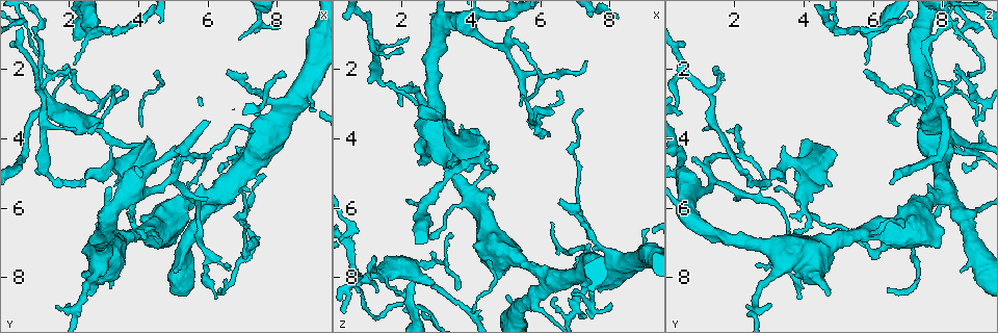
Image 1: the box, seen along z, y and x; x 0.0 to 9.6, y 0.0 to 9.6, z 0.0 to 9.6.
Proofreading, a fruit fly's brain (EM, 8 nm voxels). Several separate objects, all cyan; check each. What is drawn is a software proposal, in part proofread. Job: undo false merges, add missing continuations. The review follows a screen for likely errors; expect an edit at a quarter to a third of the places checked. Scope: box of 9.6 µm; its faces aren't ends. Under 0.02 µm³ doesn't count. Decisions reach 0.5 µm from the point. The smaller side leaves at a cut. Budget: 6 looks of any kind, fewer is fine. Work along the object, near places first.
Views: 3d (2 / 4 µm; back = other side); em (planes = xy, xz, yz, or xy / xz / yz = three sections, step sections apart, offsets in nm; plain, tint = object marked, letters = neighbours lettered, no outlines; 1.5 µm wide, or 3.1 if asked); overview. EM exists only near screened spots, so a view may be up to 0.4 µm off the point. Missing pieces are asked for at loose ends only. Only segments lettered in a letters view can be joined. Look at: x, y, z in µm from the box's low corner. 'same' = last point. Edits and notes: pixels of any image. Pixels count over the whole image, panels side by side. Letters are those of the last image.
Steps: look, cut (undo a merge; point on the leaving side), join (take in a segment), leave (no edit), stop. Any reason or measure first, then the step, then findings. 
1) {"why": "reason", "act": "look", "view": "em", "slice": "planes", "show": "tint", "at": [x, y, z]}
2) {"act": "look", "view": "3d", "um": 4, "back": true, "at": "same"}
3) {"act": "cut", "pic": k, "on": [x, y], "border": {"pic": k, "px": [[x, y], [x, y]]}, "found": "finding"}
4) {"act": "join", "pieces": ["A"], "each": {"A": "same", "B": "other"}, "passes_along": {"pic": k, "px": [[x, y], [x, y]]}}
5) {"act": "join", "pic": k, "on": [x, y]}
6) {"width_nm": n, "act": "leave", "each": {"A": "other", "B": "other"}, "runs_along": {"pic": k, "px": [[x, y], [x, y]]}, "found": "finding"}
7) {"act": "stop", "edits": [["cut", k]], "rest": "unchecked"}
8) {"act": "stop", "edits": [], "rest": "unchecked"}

{"why": "tapers out", "act": "look", "view": "3d", "um": 4, "at": [7.30, 3.85, 1.85]}

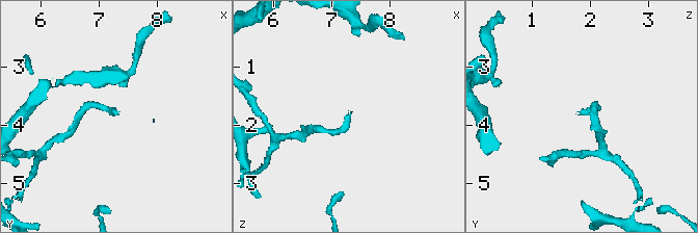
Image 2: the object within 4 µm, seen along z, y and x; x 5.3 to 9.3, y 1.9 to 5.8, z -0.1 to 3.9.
{"why": "now the EM", "act": "look", "view": "em", "slice": "planes", "show": "letters", "at": [7.25, 3.80, 1.80]}

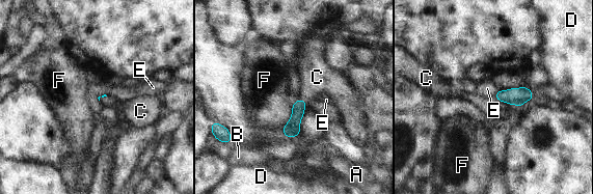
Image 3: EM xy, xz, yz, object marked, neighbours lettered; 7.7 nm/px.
{"act": "join", "pieces": ["C"], "each": {"A": "other", "B": "other", "C": "same", "D": "other", "E": "other", "F": "other"}, "passes_along": {"pic": 3, "px": [[292, 129], [302, 100], [317, 77]]}, "found": "it goes on there"}

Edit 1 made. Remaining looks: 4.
{"why": "redraw", "act": "look", "view": "overview"}

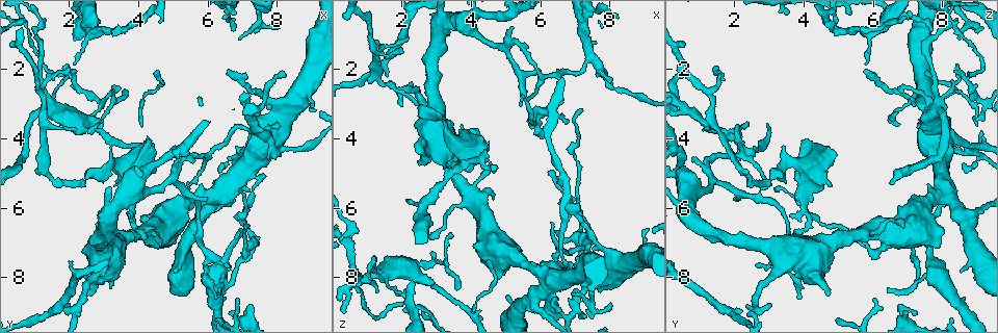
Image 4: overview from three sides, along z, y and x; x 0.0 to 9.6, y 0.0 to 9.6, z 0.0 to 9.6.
{"why": "tapers out", "act": "look", "view": "em", "slice": "planes", "show": "letters", "at": [6.00, 5.75, 1.95]}

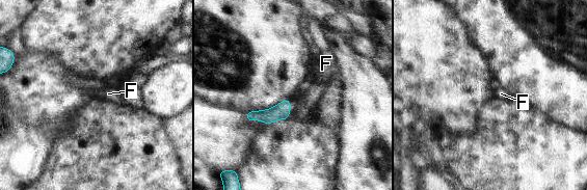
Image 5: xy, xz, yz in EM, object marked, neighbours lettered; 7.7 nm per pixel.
{"act": "join", "pieces": ["F"], "each": {"F": "same"}, "found": "the cell continues"}

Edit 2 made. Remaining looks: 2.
{"act": "stop", "edits": [["join", 3], ["join", 5]], "rest": "unchecked"}

